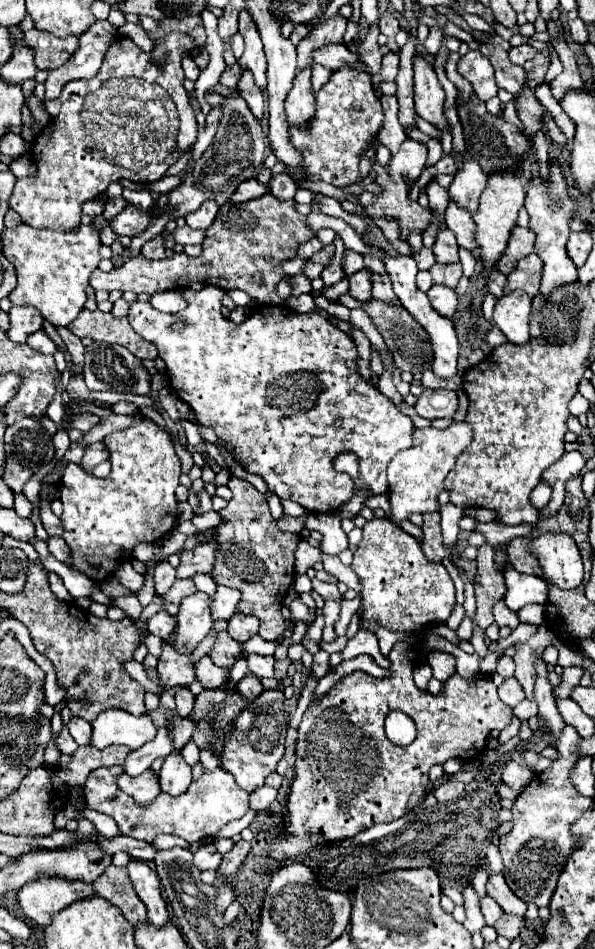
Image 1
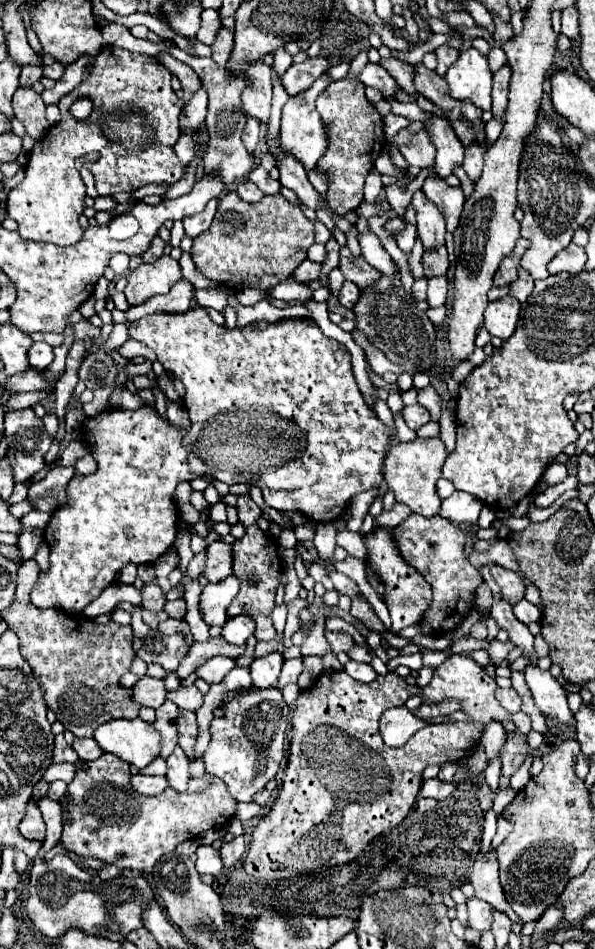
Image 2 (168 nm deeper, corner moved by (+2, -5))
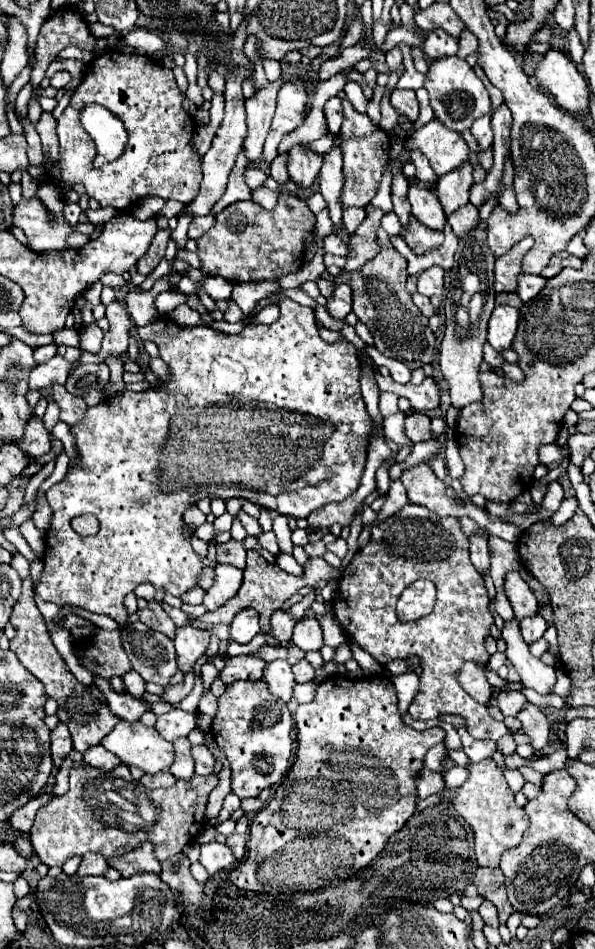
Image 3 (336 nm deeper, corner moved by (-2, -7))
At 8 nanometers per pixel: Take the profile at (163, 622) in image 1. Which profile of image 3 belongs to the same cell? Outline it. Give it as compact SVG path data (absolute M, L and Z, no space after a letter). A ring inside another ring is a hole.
M184 625L176 627L174 635L174 645L176 645L176 655L178 655L178 669L180 671L190 671L200 657L204 657L208 649L208 639L210 635L204 629Z

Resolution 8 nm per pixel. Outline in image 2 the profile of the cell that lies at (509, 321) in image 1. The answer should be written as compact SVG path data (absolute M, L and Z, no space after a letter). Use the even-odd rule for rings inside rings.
M502 297L498 301L492 301L484 313L484 327L492 337L500 337L506 341L518 323L520 315L520 303L514 297Z

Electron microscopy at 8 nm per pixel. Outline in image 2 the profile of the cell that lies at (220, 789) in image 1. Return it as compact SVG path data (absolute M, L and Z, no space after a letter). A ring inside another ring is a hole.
M104 753L100 759L86 763L84 769L78 769L76 777L68 783L68 789L66 789L68 817L66 819L62 817L60 843L66 851L76 853L80 857L100 859L118 869L150 873L154 863L162 855L172 853L182 841L194 839L196 835L200 835L206 829L220 827L220 825L228 823L230 817L234 815L236 801L230 797L224 781L220 781L218 777L212 777L210 773L204 773L202 777L196 777L196 779L200 779L200 781L190 781L190 787L184 793L176 793L176 789L166 787L164 793L160 793L156 797L140 797L140 793L136 793L130 785L130 765L120 761L112 753Z

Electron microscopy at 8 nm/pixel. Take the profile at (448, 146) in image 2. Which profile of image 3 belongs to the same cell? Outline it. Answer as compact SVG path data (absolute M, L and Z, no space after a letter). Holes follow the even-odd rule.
M464 163L450 171L448 175L442 175L436 183L436 195L444 207L444 213L452 213L458 207L468 203L468 189L472 187L472 165Z

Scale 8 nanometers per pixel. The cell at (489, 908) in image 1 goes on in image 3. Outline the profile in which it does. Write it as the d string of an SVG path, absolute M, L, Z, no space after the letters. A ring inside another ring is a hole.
M484 901L484 903L478 907L478 913L480 913L480 917L484 919L486 925L490 925L490 927L498 927L498 915L496 915L496 907L494 907L492 903Z

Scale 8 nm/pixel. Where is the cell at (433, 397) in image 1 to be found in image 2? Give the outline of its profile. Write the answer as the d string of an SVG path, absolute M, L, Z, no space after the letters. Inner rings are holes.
M416 403L416 405L410 405L410 407L404 407L402 417L404 417L406 425L408 425L410 429L414 429L414 431L430 421L430 413L428 413L424 407L420 407L418 403Z

